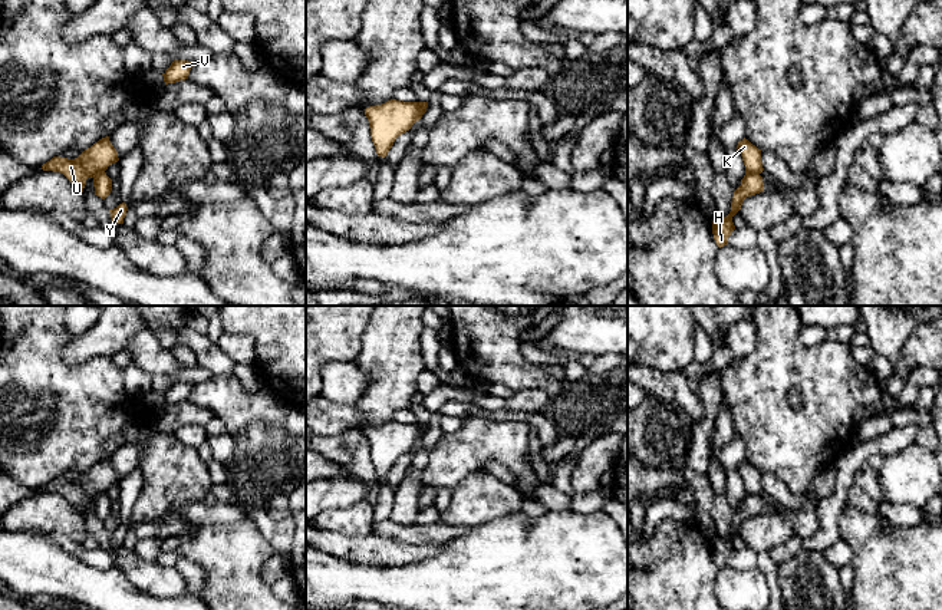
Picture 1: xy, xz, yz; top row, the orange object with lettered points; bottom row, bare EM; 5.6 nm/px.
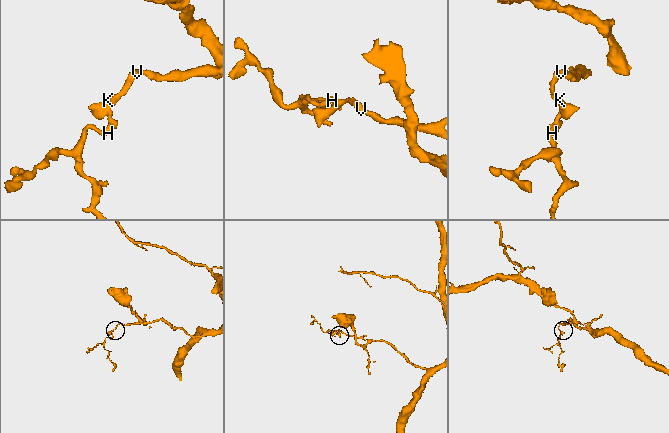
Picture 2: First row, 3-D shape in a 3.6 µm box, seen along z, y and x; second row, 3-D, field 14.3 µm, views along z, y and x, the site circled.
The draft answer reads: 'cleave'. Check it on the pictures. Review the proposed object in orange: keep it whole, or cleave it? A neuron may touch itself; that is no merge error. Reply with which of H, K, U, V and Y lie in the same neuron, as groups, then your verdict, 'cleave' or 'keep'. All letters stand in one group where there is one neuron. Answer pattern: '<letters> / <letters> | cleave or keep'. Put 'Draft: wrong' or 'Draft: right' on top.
Draft: right
H Y / K U V | cleave

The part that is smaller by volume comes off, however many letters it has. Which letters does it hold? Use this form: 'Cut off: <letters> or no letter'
Cut off: H, Y

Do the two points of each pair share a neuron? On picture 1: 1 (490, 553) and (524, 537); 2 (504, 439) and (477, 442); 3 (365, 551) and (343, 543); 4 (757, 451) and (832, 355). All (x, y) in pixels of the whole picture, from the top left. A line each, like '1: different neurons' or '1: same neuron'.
1: same neuron
2: same neuron
3: same neuron
4: same neuron

